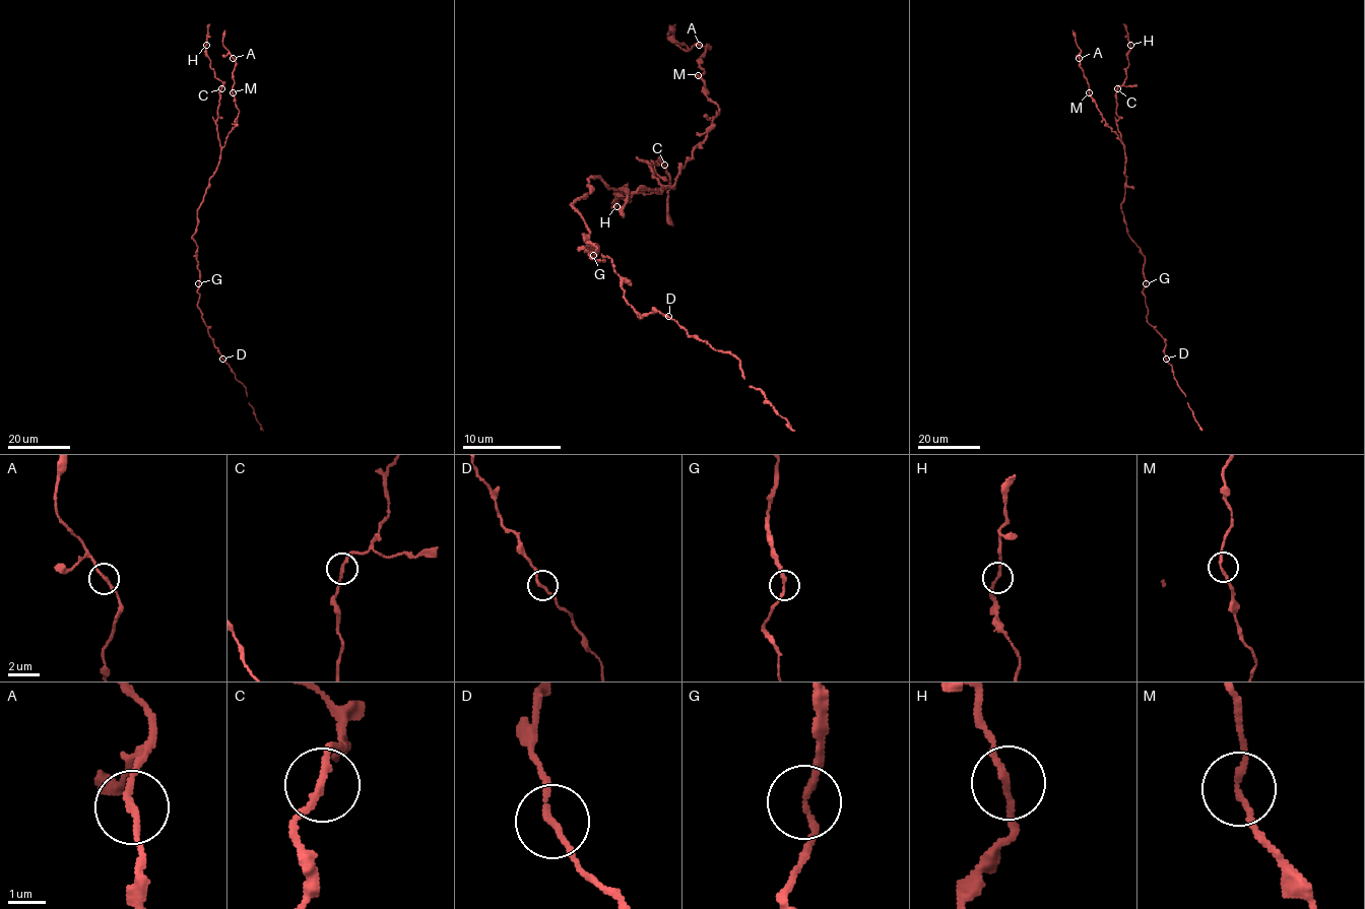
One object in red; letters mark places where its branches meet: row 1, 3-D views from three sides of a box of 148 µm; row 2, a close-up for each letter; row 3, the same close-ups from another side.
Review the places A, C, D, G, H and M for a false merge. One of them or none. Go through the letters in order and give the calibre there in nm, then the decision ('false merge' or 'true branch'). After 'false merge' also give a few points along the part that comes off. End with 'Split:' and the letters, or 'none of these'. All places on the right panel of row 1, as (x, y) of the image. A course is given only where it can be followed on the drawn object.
A: calibre 170 nm; true branch
C: calibre 190 nm; true branch
D: calibre 160 nm; true branch
G: calibre 170 nm; true branch
H: calibre 160 nm; true branch
M: calibre 160 nm; true branch
Split: none of these

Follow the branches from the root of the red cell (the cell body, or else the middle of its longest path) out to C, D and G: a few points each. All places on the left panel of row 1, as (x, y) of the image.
C: (193, 235), (197, 223), (197, 210), (219, 159), (215, 120), (221, 89)
D: (193, 235), (197, 248), (200, 278), (197, 307), (222, 359)
G: (193, 235), (197, 248), (198, 283)

